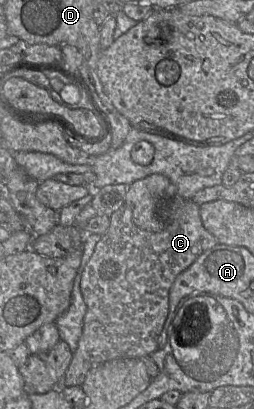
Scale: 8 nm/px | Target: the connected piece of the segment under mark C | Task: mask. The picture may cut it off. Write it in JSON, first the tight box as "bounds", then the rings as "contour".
{"bounds":[62,196,218,386],"contour":[[[173,196],[159,205],[163,229],[148,232],[133,223],[132,209],[124,204],[110,215],[110,226],[100,237],[94,252],[81,273],[80,290],[87,310],[82,333],[62,386],[81,386],[88,371],[96,365],[117,358],[146,358],[160,349],[160,336],[169,312],[169,291],[176,277],[204,251],[218,244],[202,225],[199,206],[189,199]]]}

